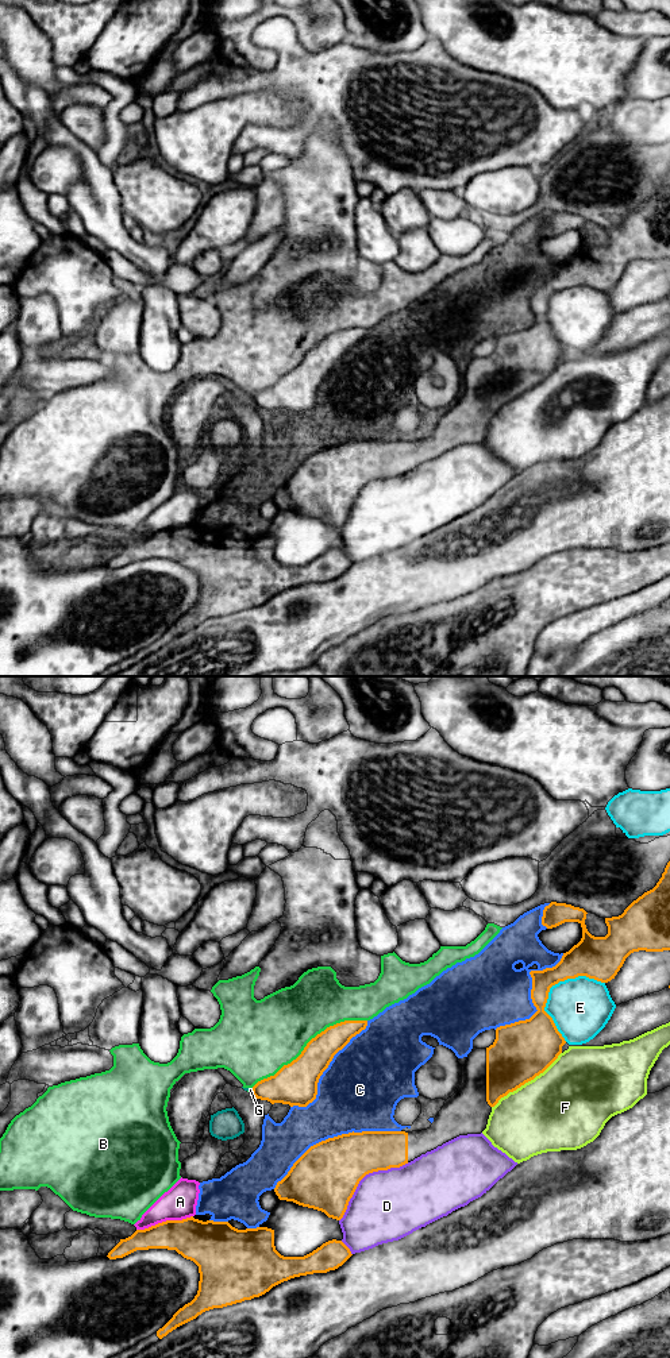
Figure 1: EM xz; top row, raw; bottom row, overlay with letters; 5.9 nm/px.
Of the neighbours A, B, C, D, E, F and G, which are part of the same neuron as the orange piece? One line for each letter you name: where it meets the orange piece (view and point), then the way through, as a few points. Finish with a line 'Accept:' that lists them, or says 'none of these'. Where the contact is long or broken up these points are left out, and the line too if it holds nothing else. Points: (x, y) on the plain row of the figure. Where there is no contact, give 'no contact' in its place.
Accept: none of these

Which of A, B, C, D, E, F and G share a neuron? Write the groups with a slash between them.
A / B G / C / D / E / F

